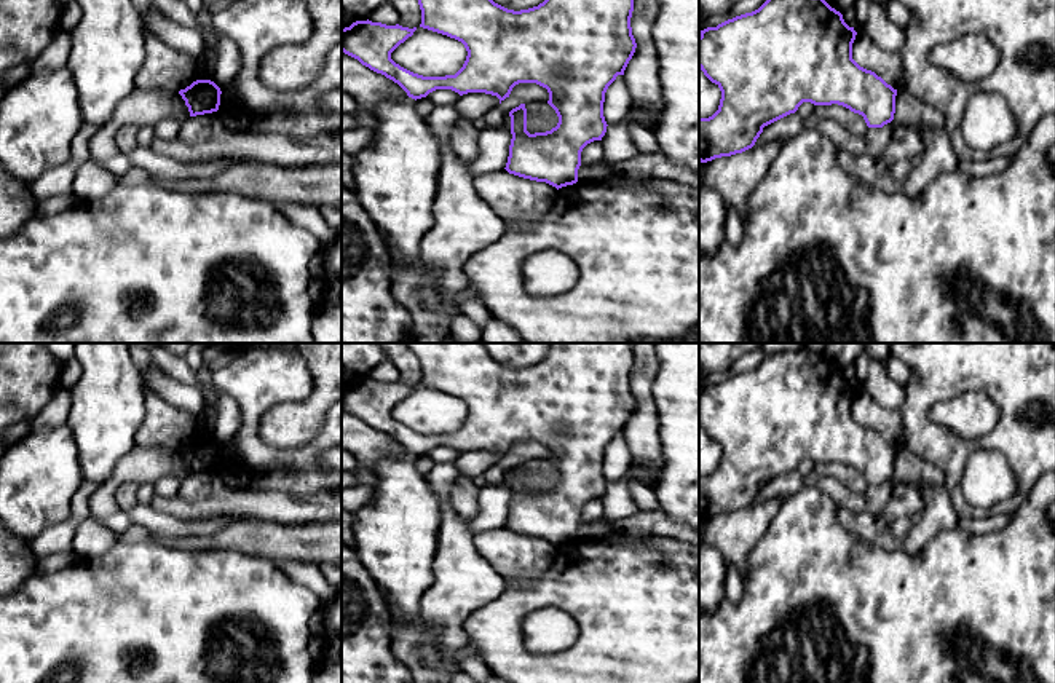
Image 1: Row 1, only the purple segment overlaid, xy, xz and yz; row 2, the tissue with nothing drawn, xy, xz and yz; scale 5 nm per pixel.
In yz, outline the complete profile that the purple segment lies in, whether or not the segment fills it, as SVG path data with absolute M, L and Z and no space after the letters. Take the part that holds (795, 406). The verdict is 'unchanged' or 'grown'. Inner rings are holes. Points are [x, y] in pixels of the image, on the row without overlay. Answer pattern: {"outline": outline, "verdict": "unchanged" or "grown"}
{"outline": "M808 349L769 353L755 369L707 385L699 393L699 426L721 448L718 468L699 476L699 519L752 506L763 485L803 460L838 461L863 474L868 485L894 477L897 447L852 417L857 389L824 354Z", "verdict": "unchanged"}

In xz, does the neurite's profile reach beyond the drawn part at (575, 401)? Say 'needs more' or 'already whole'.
already whole

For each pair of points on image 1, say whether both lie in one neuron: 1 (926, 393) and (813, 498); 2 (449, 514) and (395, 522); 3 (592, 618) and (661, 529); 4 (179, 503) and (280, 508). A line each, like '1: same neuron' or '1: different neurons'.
1: different neurons
2: different neurons
3: different neurons
4: same neuron

